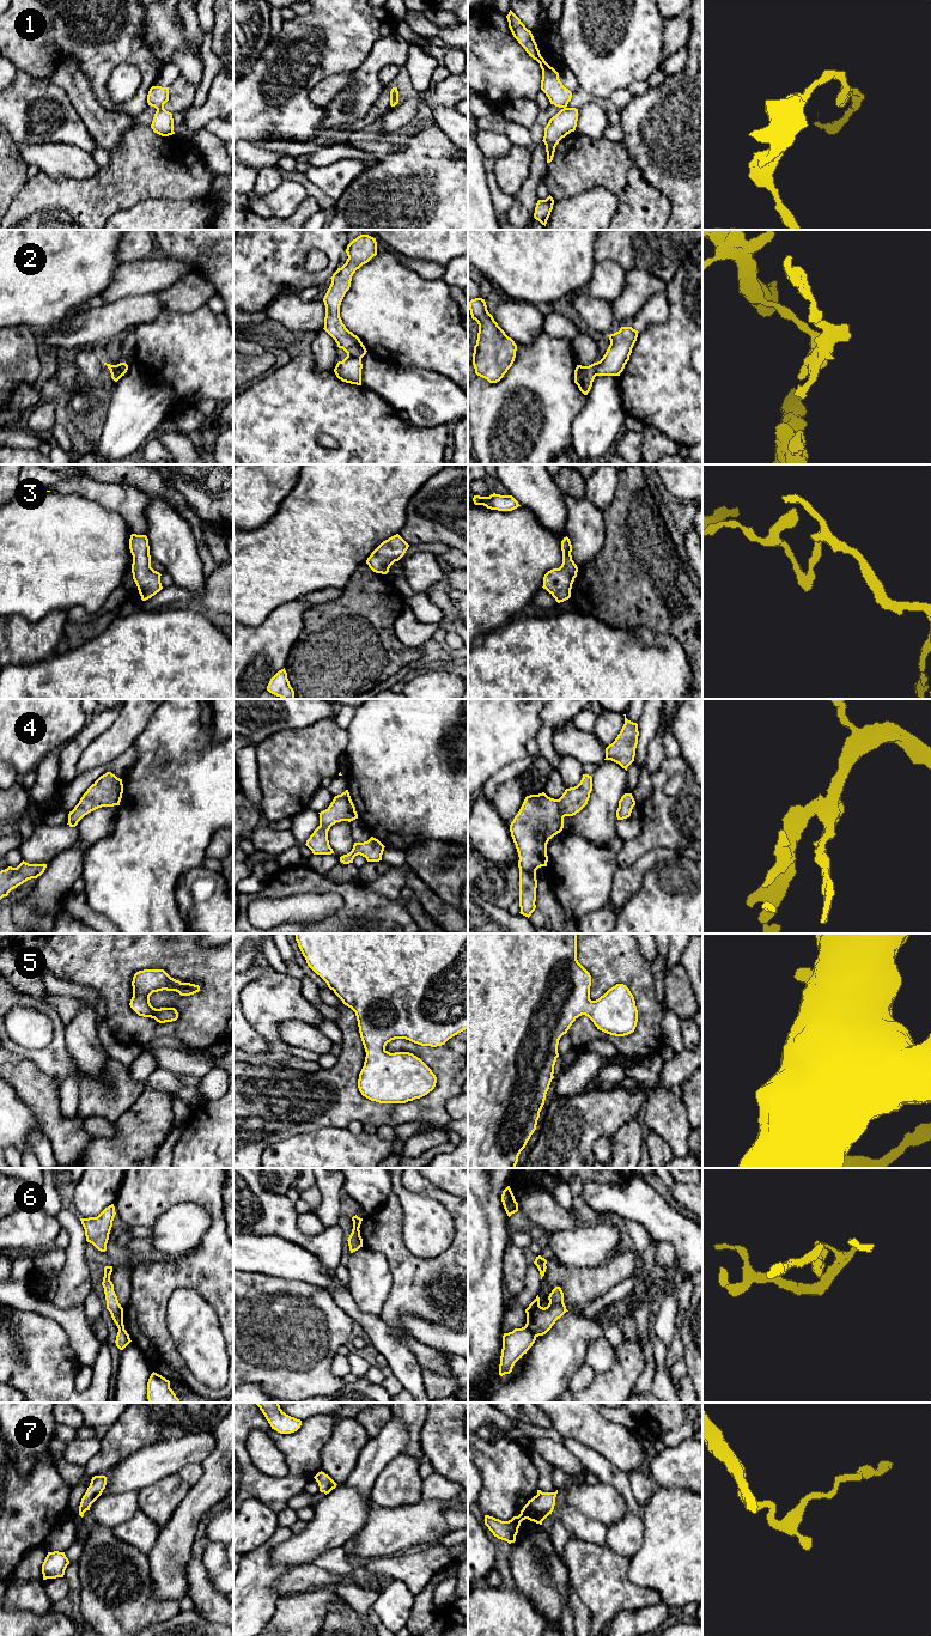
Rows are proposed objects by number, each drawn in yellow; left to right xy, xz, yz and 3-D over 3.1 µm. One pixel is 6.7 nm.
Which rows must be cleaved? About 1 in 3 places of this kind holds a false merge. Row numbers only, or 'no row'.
1, 2, 6

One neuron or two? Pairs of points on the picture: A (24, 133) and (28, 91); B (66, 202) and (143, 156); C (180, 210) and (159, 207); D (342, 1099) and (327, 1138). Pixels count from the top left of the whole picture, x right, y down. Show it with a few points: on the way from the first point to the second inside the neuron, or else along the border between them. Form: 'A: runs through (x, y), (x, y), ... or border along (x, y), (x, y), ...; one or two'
A: runs through (26, 122), (28, 102); one
B: runs through (85, 202), (109, 181), (117, 181), (123, 175); one
C: runs through (175, 210), (164, 210); one
D: border along (345, 1127), (320, 1127), (304, 1133); two

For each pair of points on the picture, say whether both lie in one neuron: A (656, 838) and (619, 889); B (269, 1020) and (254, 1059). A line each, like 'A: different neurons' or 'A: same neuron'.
A: different neurons
B: same neuron

